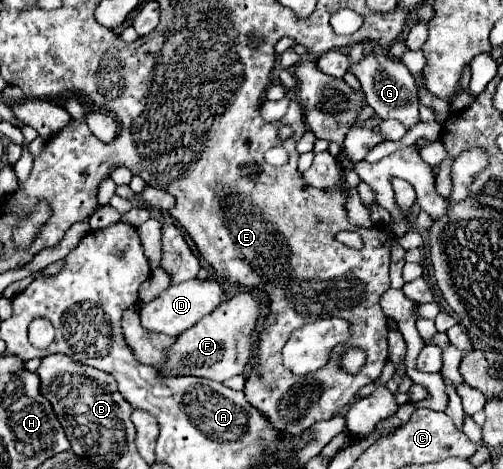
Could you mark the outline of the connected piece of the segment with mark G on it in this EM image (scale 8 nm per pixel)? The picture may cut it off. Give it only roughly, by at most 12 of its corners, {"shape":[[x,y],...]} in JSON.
{"shape":[[369,54],[349,70],[377,116],[420,121],[403,62]]}

